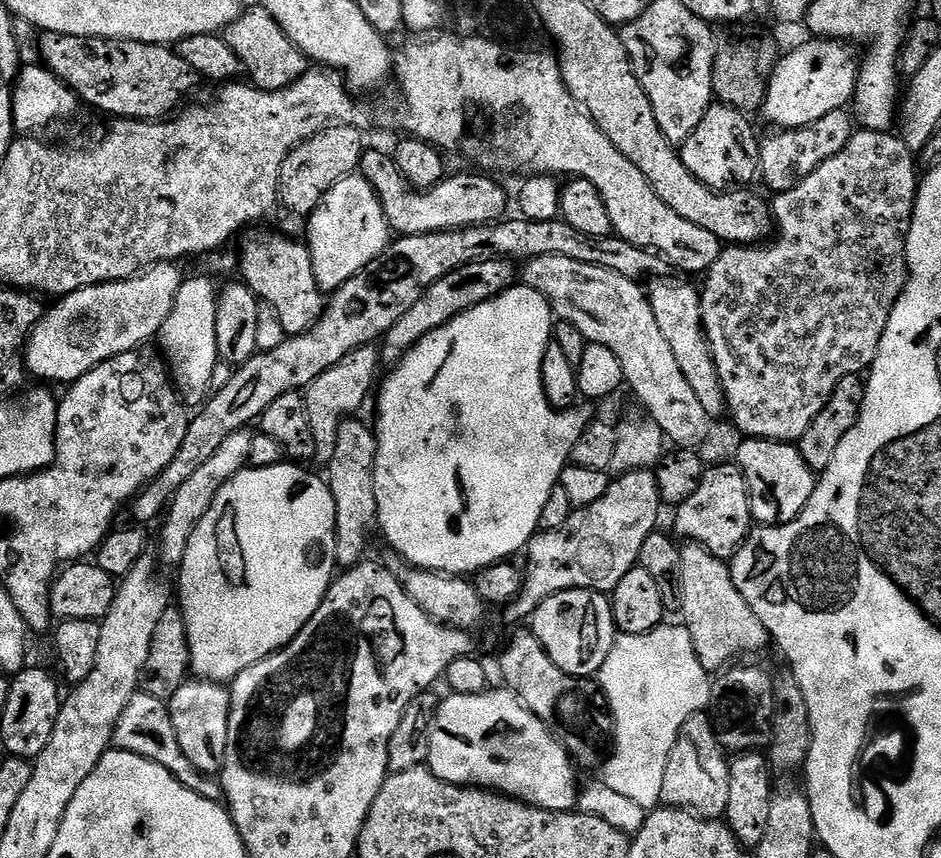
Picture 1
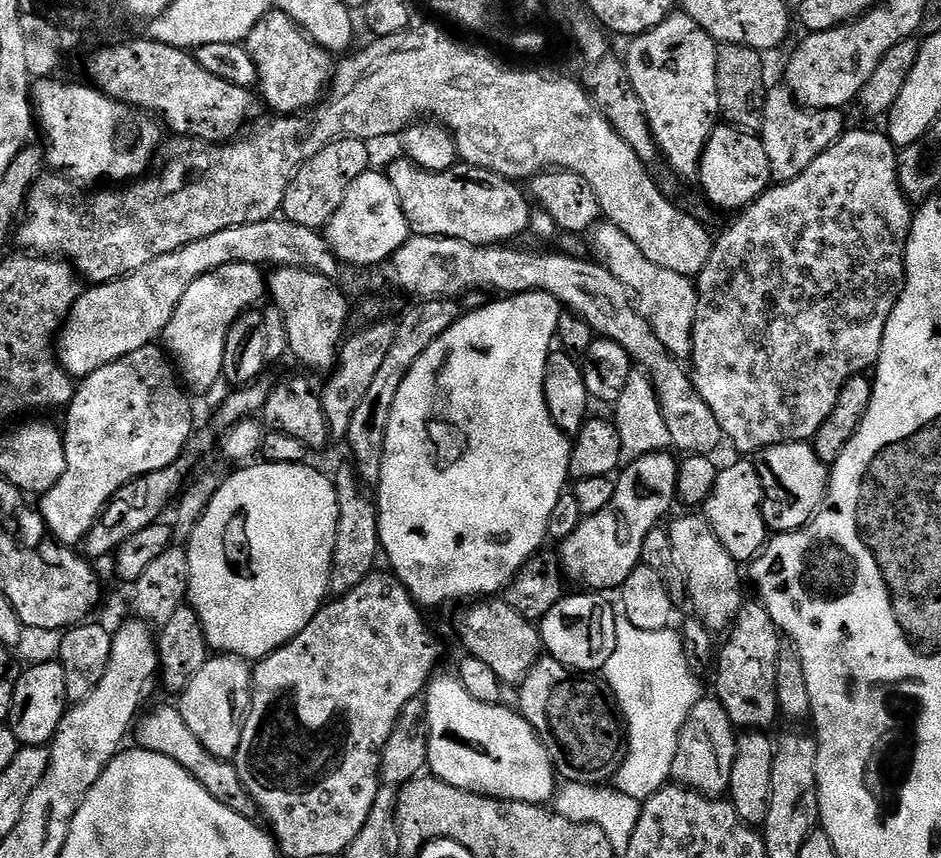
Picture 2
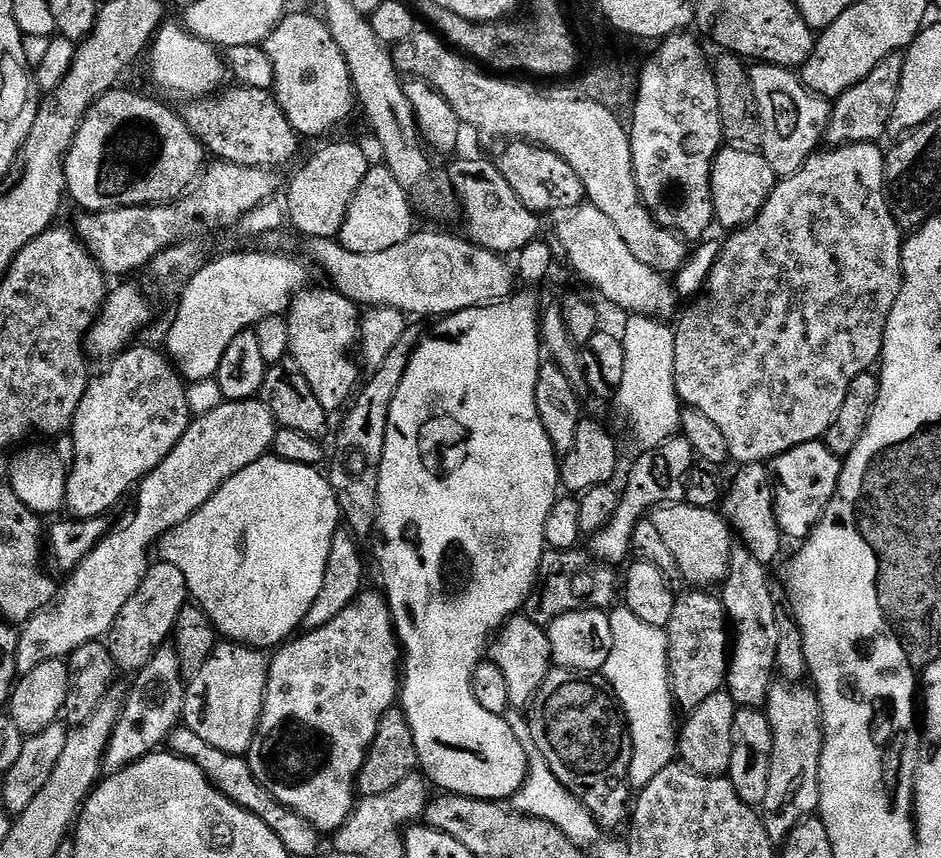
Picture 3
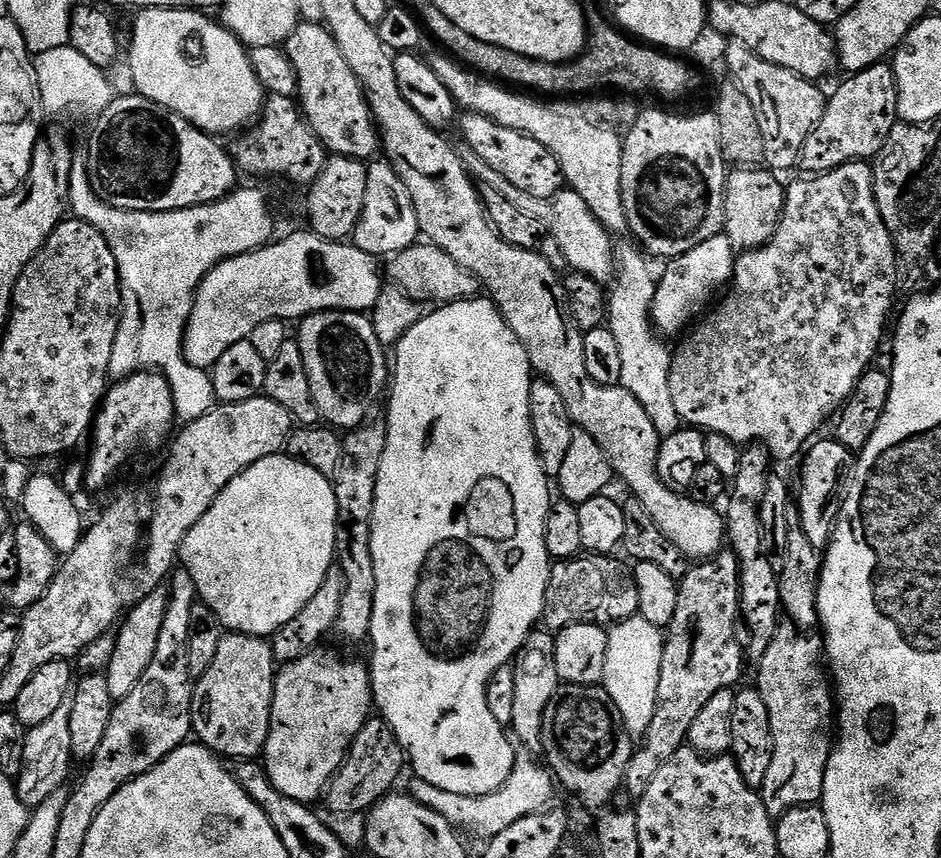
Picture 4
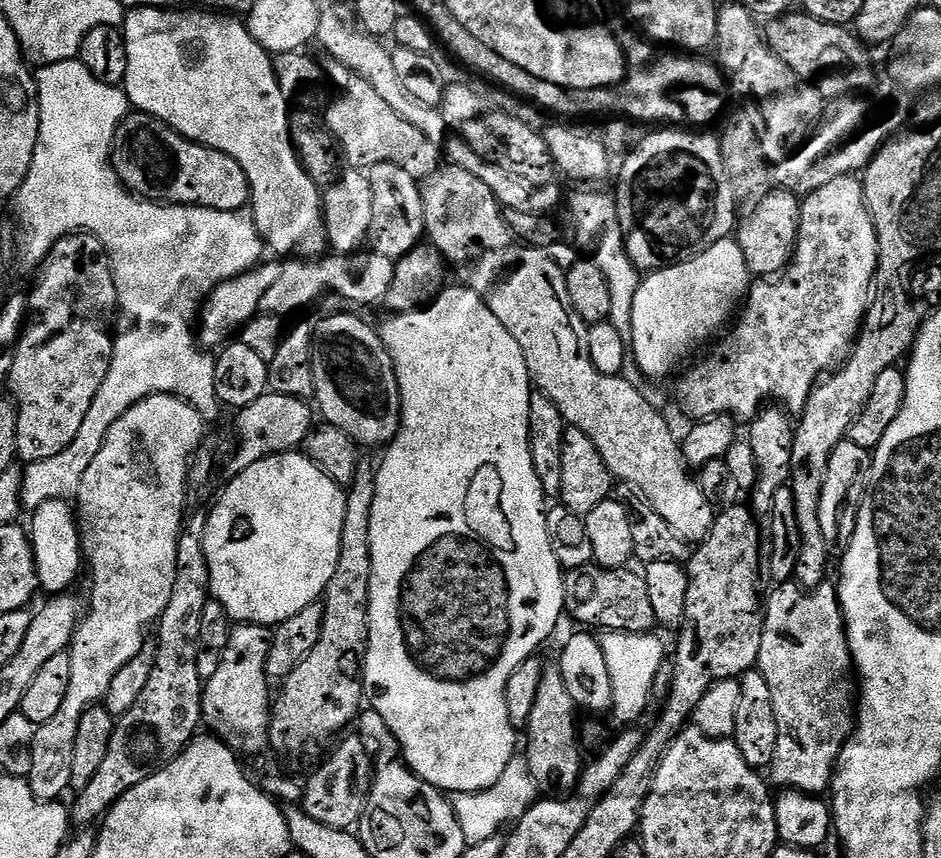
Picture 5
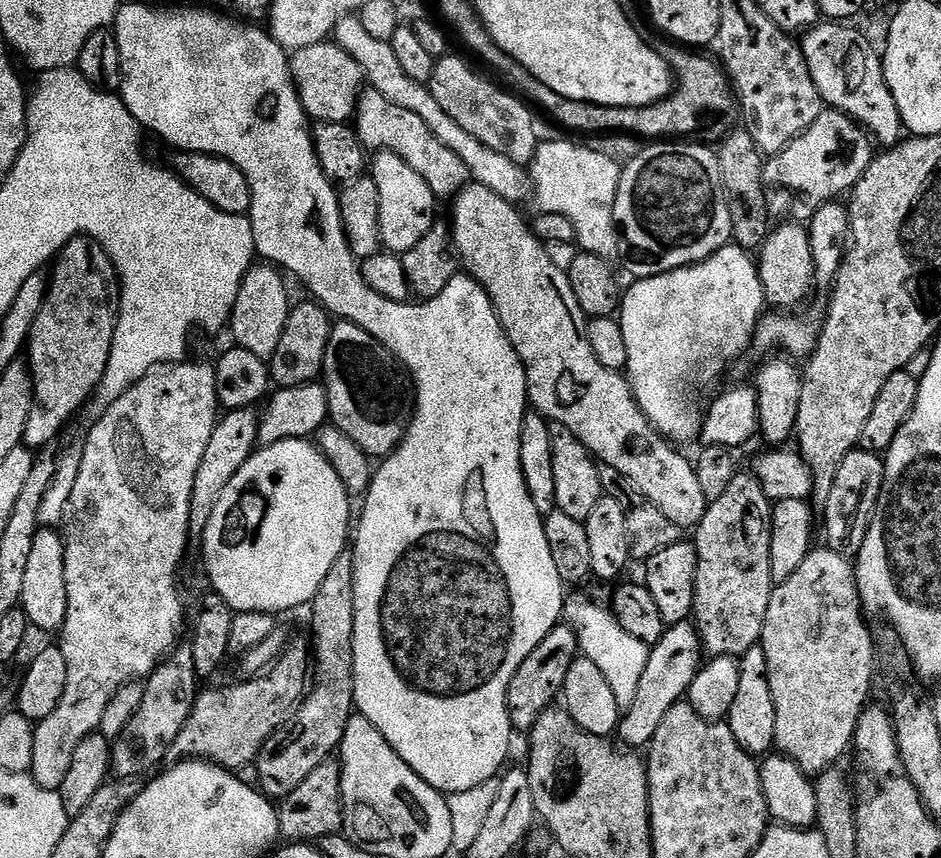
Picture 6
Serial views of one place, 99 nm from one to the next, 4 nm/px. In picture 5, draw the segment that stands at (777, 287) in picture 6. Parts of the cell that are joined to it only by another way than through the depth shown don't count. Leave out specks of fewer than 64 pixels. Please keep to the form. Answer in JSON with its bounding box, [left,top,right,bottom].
[734,187,801,278]

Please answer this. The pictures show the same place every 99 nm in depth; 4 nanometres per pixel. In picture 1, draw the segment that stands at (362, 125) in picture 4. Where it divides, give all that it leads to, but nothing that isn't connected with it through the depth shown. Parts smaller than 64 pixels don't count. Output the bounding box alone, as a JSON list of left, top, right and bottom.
[222,7,310,90]

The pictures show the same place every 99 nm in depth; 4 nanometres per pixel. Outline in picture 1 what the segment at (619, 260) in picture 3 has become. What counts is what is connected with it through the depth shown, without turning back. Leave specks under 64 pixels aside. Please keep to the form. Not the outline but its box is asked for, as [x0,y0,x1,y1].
[647,278,726,418]

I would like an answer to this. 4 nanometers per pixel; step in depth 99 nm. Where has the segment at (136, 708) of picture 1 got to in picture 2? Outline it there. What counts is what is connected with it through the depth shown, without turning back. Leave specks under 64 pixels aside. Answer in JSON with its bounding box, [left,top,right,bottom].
[134,704,257,821]

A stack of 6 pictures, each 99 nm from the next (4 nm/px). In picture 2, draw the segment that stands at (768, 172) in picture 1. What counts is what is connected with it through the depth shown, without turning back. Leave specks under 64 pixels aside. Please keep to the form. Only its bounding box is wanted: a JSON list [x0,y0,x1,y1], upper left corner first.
[758,86,846,184]

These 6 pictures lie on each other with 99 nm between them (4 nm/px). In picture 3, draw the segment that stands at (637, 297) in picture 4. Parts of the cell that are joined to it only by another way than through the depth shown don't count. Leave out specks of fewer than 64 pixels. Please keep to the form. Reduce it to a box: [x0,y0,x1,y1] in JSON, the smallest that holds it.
[616,315,684,451]

